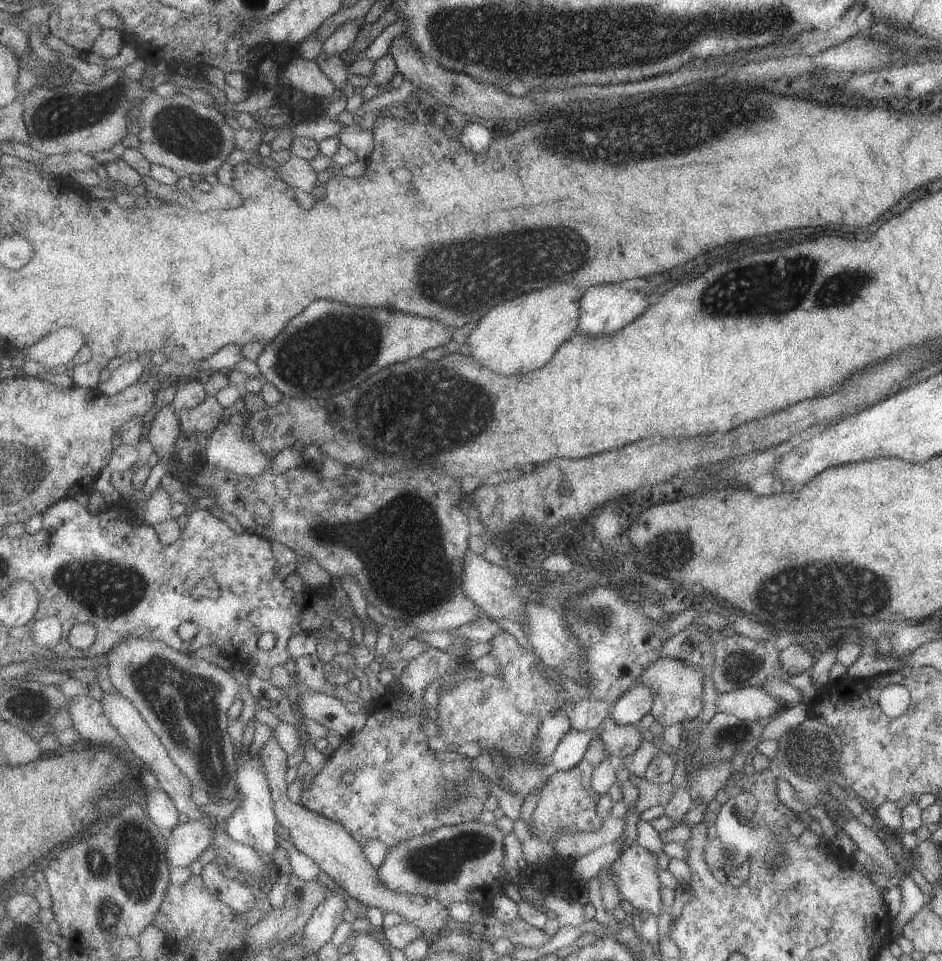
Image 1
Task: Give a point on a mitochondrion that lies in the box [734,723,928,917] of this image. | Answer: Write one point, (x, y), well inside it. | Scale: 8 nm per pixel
(784, 852)

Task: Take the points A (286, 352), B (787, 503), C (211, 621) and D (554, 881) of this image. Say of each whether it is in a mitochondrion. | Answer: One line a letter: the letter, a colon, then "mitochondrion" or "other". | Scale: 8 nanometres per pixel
A: mitochondrion
B: other
C: other
D: other

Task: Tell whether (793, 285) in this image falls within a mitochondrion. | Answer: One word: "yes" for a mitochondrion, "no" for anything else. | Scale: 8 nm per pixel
yes

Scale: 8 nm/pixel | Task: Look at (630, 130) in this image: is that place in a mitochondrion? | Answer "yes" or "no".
yes

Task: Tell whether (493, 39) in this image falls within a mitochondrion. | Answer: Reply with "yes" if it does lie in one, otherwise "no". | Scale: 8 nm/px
yes

